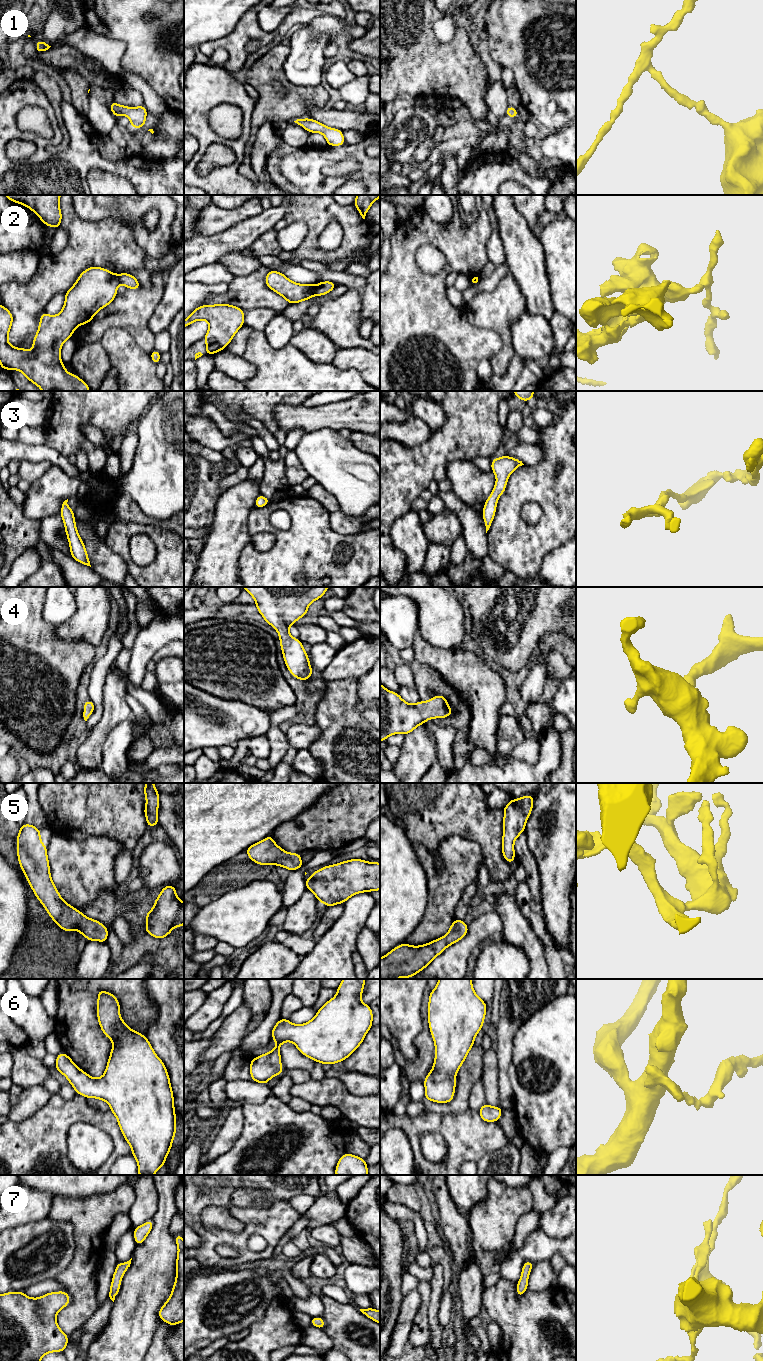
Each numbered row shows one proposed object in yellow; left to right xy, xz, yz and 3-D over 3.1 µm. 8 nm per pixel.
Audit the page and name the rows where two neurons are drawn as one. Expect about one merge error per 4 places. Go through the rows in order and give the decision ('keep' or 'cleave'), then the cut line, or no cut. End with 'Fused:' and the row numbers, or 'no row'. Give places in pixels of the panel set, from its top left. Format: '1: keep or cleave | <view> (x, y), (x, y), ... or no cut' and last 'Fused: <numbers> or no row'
1: keep | no cut
2: cleave | xz (315, 286), (313, 294)
3: keep | no cut
4: keep | no cut
5: keep | no cut
6: keep | no cut
7: keep | no cut
Fused: 2

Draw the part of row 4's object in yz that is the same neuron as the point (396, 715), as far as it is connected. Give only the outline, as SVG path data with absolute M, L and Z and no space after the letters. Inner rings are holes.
M380 683L380 742L397 733L407 735L428 719L446 718L452 713L443 695L413 705Z

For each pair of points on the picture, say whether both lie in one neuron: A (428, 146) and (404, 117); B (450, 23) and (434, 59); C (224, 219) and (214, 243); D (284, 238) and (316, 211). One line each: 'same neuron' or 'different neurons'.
A: different neurons
B: different neurons
C: different neurons
D: different neurons

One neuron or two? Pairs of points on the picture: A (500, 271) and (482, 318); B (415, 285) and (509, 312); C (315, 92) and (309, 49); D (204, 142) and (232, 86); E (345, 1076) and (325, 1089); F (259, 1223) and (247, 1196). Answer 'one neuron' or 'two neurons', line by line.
A: two neurons
B: two neurons
C: two neurons
D: one neuron
E: two neurons
F: two neurons

